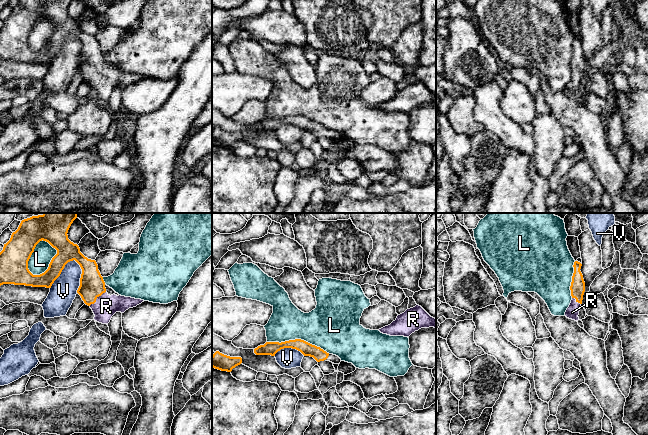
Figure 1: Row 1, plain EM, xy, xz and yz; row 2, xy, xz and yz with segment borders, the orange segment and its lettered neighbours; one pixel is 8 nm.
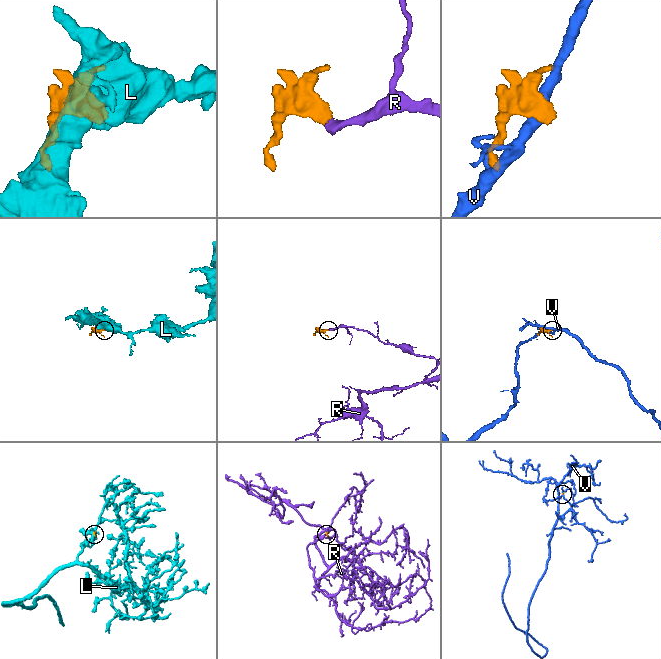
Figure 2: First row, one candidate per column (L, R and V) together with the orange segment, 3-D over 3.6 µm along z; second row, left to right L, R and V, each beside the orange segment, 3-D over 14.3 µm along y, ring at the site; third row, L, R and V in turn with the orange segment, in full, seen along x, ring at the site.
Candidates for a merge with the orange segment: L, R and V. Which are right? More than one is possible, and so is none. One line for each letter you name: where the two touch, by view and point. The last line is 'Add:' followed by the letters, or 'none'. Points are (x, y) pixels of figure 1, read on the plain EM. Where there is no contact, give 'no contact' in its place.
R: contact xy (96, 74)
Add: R

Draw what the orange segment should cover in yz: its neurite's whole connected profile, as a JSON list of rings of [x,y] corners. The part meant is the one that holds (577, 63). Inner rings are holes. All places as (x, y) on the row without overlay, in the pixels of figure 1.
[[[578,37],[574,38],[574,49],[572,52],[572,58],[570,62],[572,76],[567,84],[565,91],[567,94],[578,97],[579,87],[581,84],[583,71],[585,68],[585,58],[583,51],[580,47],[582,40]]]

